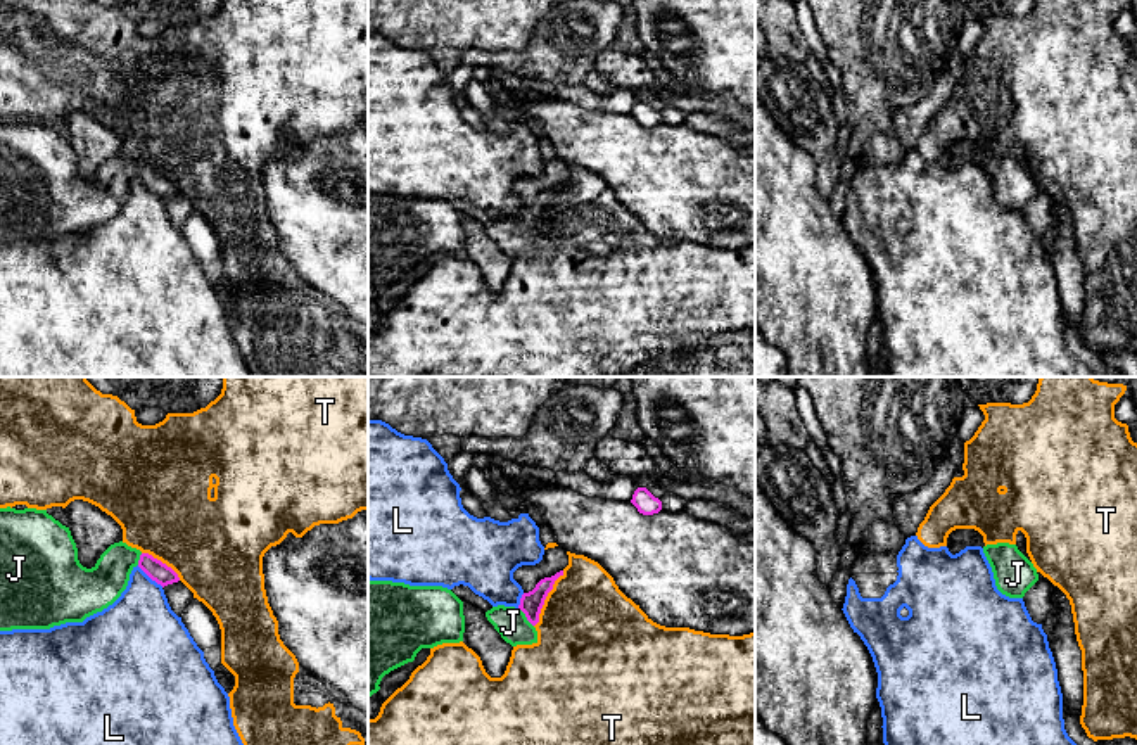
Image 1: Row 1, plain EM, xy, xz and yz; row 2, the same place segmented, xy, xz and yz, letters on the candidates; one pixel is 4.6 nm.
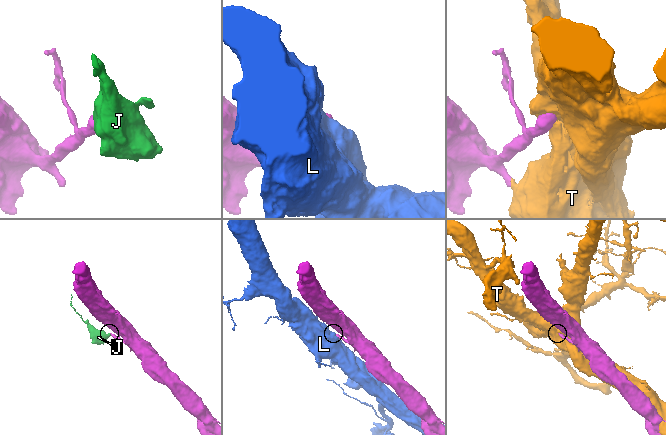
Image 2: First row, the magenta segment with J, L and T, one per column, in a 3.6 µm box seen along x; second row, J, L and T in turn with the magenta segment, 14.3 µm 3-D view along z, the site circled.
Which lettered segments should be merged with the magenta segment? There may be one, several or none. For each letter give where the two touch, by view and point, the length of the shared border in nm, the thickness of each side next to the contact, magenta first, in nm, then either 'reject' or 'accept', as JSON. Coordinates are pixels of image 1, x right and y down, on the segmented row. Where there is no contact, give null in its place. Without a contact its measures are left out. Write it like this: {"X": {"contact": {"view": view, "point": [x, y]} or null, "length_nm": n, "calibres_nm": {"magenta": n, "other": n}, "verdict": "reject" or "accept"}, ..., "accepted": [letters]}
{"J": {"contact": {"view": "xz", "point": [526, 616]}, "length_nm": 120, "calibres_nm": {"magenta": 110, "other": 150}, "verdict": "accept"}, "L": {"contact": {"view": "xy", "point": [151, 578]}, "length_nm": 160, "calibres_nm": {"magenta": 90, "other": 360}, "verdict": "reject"}, "T": {"contact": {"view": "xz", "point": [545, 598]}, "length_nm": 300, "calibres_nm": {"magenta": 110, "other": 480}, "verdict": "reject"}, "accepted": ["J"]}

